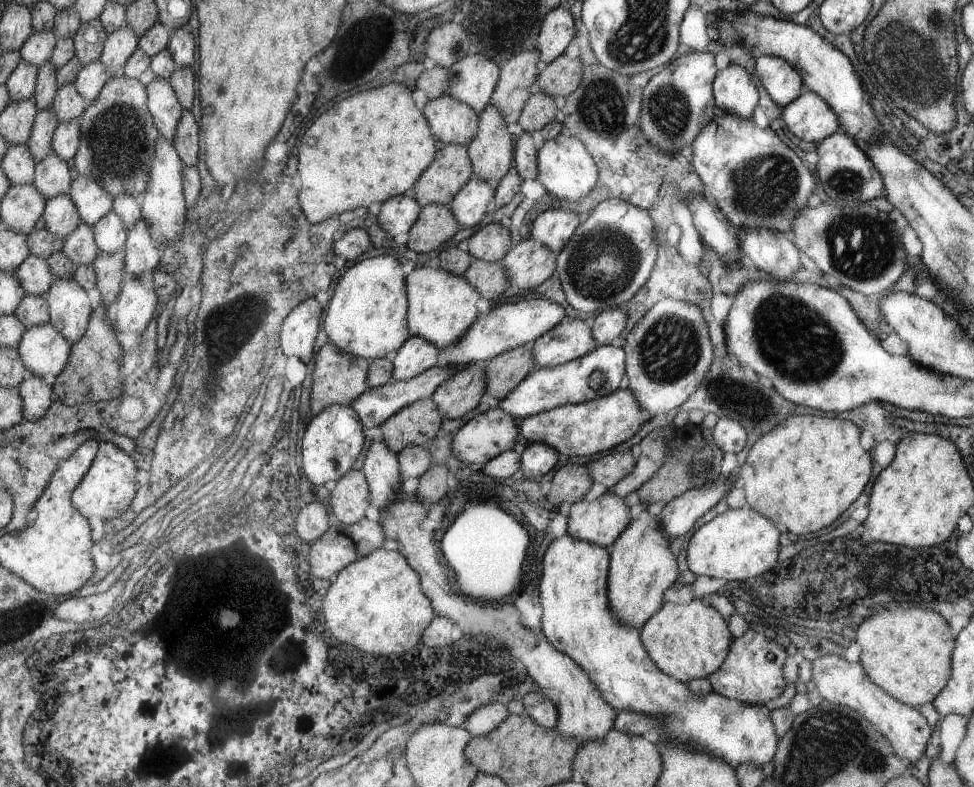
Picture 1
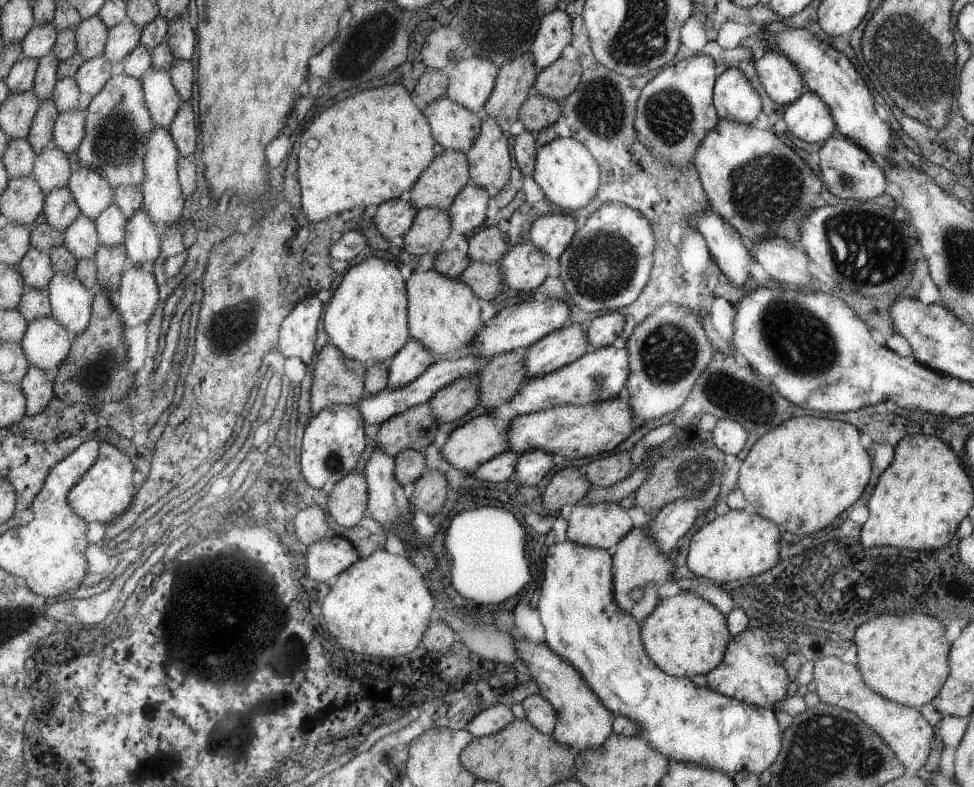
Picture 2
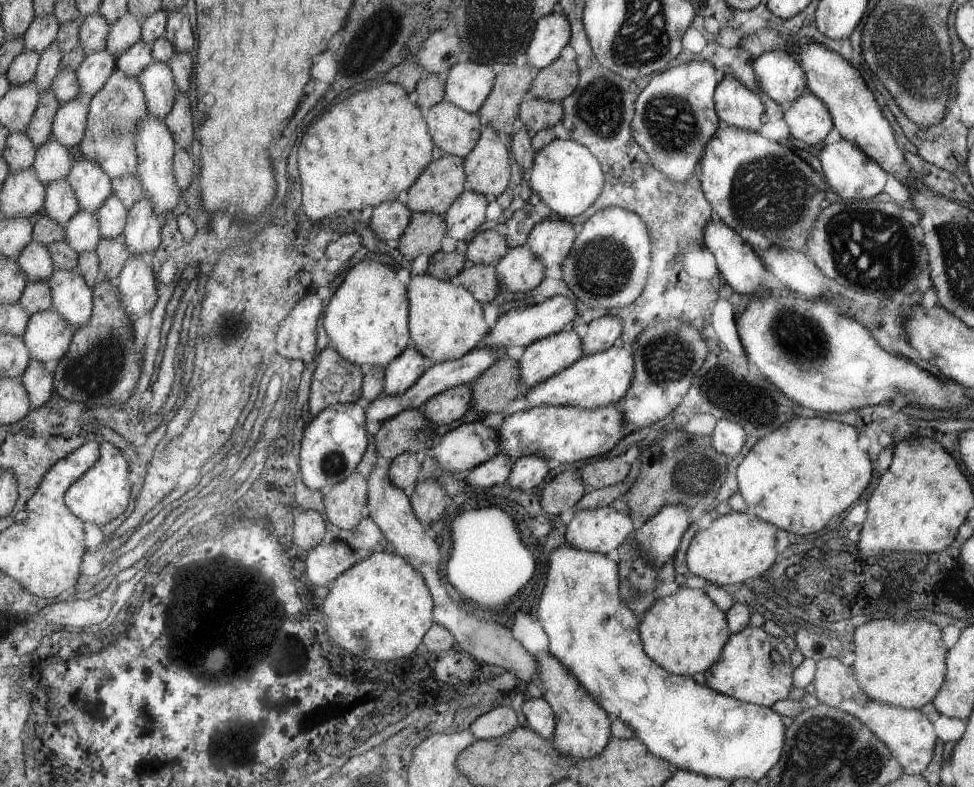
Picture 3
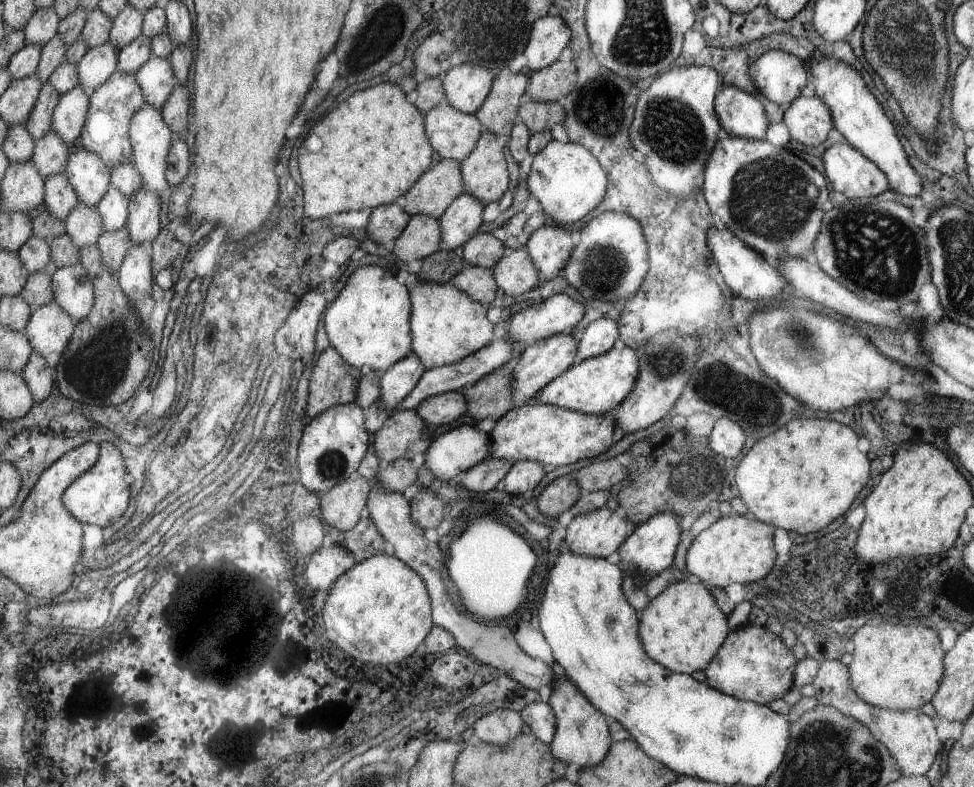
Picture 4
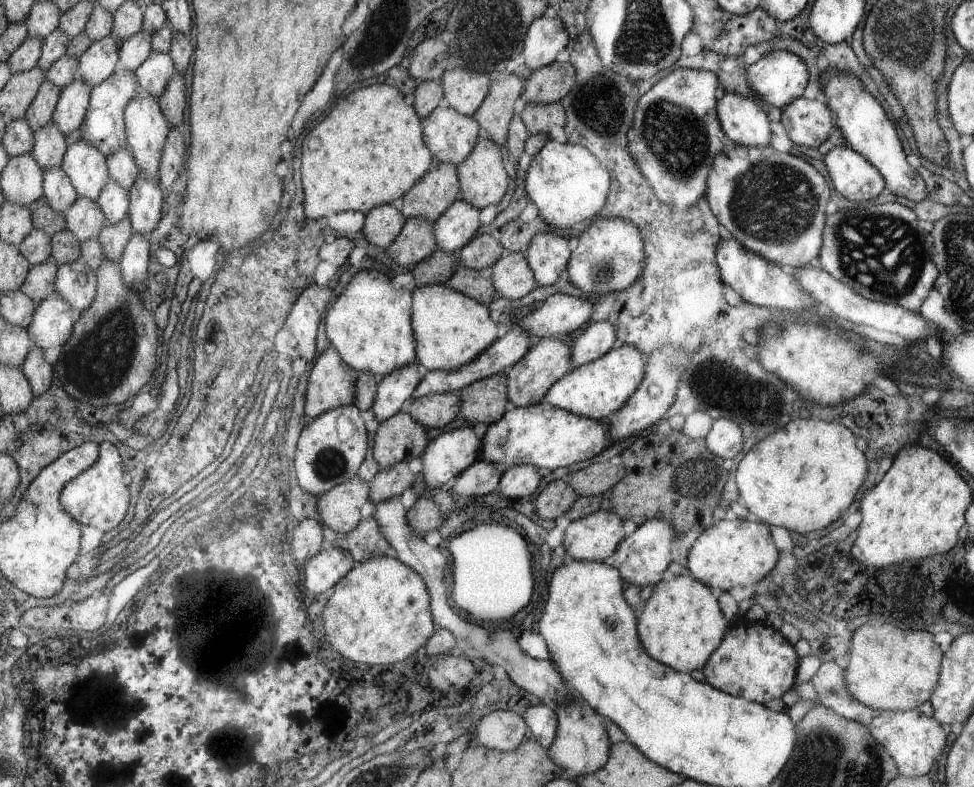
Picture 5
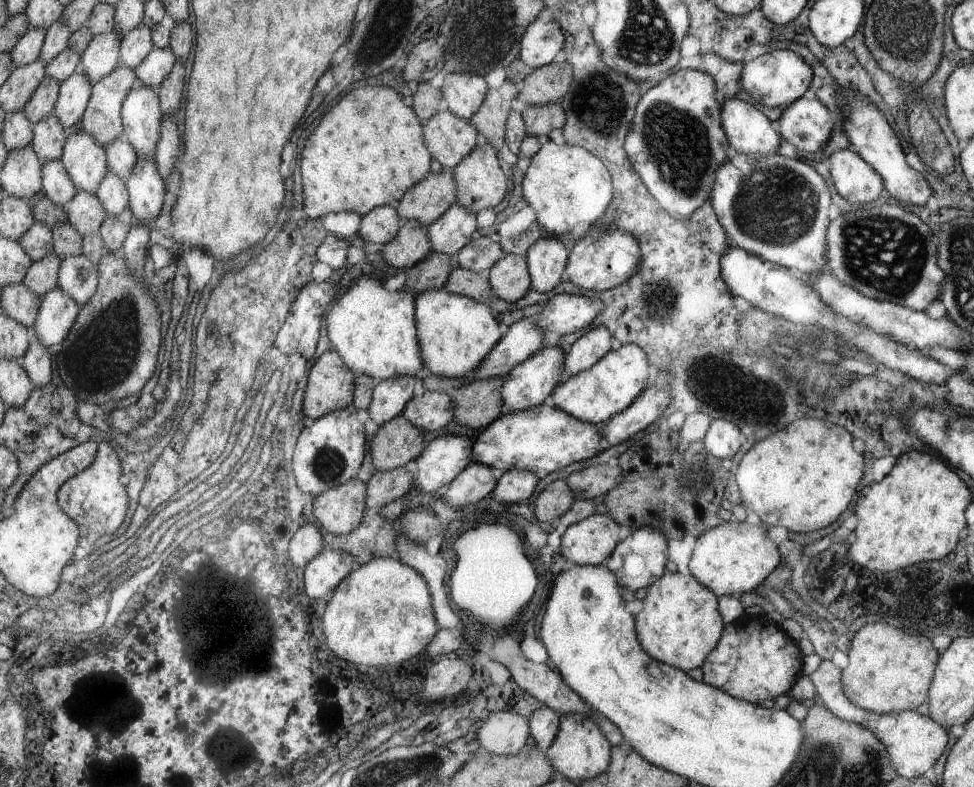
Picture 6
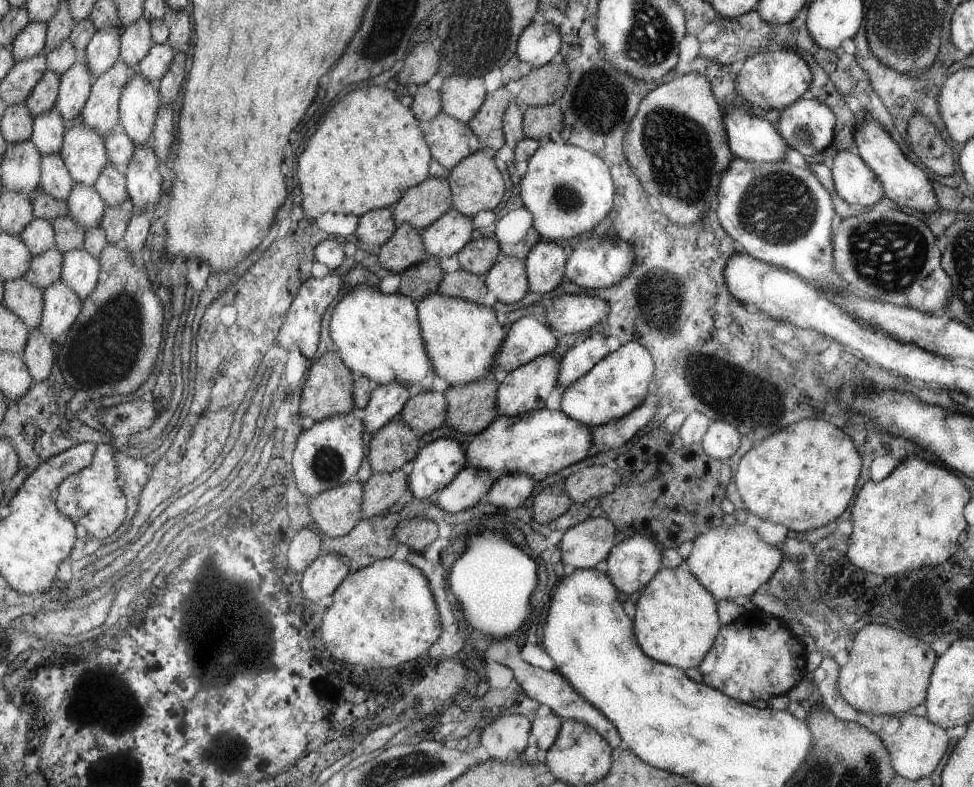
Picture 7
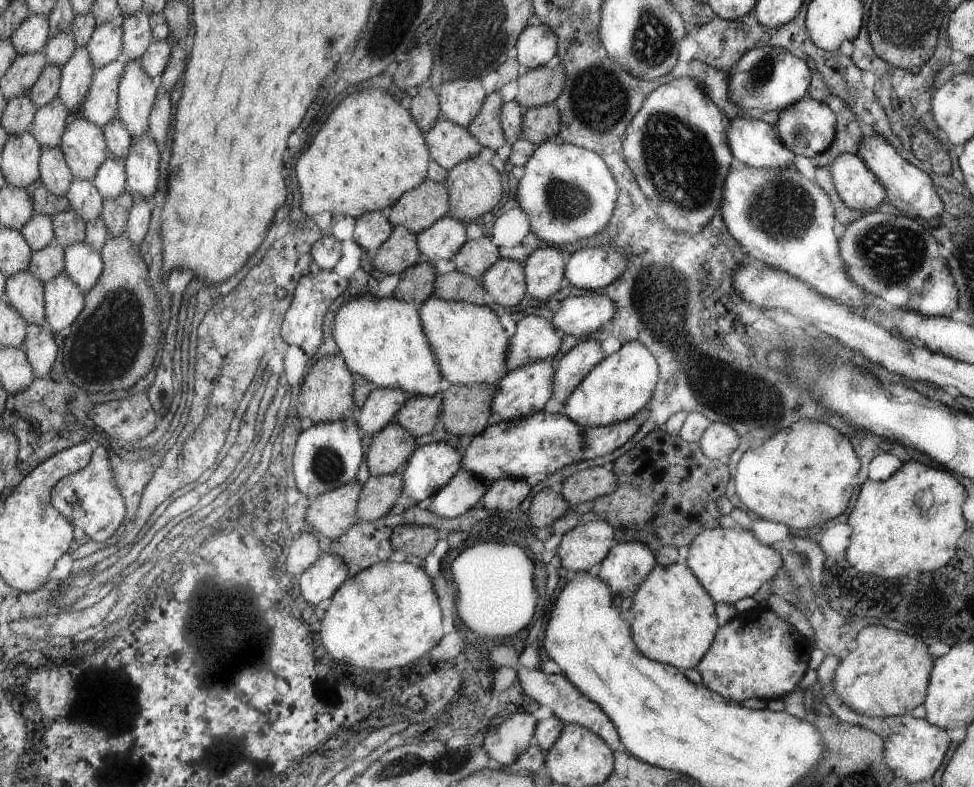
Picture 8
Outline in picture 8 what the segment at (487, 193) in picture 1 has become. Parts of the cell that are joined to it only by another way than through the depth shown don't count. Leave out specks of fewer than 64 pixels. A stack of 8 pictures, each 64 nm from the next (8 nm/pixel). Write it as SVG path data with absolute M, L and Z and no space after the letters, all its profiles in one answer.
M447 214L429 229L417 234L417 243L423 260L432 264L438 260L450 260L466 244L466 224Z

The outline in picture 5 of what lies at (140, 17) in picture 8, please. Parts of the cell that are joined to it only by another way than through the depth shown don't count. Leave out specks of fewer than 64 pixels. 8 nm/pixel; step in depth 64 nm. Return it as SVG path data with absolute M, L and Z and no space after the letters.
M142 30L133 34L119 47L119 57L115 70L134 72L152 53L152 35Z

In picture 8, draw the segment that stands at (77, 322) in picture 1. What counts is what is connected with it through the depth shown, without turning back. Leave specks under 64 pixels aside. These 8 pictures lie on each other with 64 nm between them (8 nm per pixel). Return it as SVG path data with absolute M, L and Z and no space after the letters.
M76 242L65 249L63 272L82 288L84 294L94 288L104 270L104 258L89 243Z

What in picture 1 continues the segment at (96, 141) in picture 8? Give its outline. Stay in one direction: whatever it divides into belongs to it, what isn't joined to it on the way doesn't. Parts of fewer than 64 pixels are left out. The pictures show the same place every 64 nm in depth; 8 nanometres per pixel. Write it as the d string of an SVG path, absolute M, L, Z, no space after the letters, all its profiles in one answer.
M82 174L72 180L69 196L78 210L81 222L92 227L113 210L113 196L109 191L98 180L86 178Z

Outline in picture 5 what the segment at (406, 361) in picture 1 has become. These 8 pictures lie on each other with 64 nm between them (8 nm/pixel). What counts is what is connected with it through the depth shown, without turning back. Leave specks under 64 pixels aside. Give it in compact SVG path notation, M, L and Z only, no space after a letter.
M416 362L383 376L371 406L376 421L386 421L404 410L426 372L427 370Z

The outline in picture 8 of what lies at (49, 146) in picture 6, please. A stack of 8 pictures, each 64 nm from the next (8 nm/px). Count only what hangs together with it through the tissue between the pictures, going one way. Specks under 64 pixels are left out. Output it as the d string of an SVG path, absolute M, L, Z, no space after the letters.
M60 97L54 98L49 105L37 109L29 133L38 140L41 148L59 146L68 114L71 114L71 111L66 108Z

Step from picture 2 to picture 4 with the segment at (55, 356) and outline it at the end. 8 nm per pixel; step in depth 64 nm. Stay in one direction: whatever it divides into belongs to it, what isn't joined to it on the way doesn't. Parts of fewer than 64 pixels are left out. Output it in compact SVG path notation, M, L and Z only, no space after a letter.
M54 300L45 307L37 308L32 312L29 318L29 324L26 325L24 335L27 336L29 343L34 351L40 356L46 358L48 354L63 354L73 338L74 329L77 328L77 322L68 314L60 304Z

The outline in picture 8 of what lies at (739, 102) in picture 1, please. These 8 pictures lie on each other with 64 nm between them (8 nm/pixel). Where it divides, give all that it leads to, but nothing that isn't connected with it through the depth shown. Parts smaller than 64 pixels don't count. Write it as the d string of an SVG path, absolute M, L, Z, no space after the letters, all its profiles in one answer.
M740 112L730 121L728 135L734 158L745 165L764 169L794 167L795 154L782 142L781 135L778 134L775 125L766 123L761 119L751 119L748 115Z

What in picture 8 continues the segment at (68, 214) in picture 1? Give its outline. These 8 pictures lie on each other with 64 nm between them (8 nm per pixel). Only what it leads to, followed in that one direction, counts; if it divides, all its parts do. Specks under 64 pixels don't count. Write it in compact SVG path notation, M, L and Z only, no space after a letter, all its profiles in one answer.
M48 146L41 149L40 180L42 185L56 196L63 196L73 182L73 174L66 164L65 154L60 146Z

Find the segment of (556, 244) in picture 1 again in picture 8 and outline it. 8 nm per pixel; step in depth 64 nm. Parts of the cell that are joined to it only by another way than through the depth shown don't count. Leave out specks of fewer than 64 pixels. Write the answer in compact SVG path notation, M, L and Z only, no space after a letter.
M538 247L523 262L527 294L546 300L560 290L564 278L564 256L558 247Z

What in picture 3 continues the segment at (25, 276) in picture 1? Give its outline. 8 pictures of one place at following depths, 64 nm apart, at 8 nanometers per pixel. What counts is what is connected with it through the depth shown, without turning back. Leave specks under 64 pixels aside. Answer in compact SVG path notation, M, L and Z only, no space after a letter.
M32 240L18 257L19 266L27 276L28 283L48 282L53 273L53 259L48 249L40 243Z

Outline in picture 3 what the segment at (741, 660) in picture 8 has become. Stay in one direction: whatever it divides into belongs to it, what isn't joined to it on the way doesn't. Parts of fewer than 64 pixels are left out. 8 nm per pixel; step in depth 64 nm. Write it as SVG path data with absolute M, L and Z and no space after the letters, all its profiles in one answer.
M747 626L726 641L720 660L704 676L706 685L720 694L770 707L794 694L794 650L786 637L774 637L763 627Z

